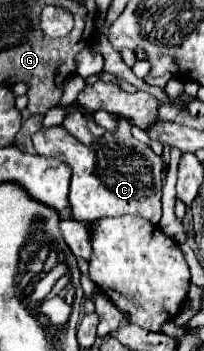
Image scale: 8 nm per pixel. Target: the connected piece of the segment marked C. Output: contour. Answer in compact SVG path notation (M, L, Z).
M126 119L118 121L116 131L108 131L108 139L98 139L90 147L76 141L62 127L40 129L32 135L32 143L38 155L56 157L72 169L68 205L74 221L138 215L152 225L158 225L162 217L162 159L148 145L132 137L130 123Z

